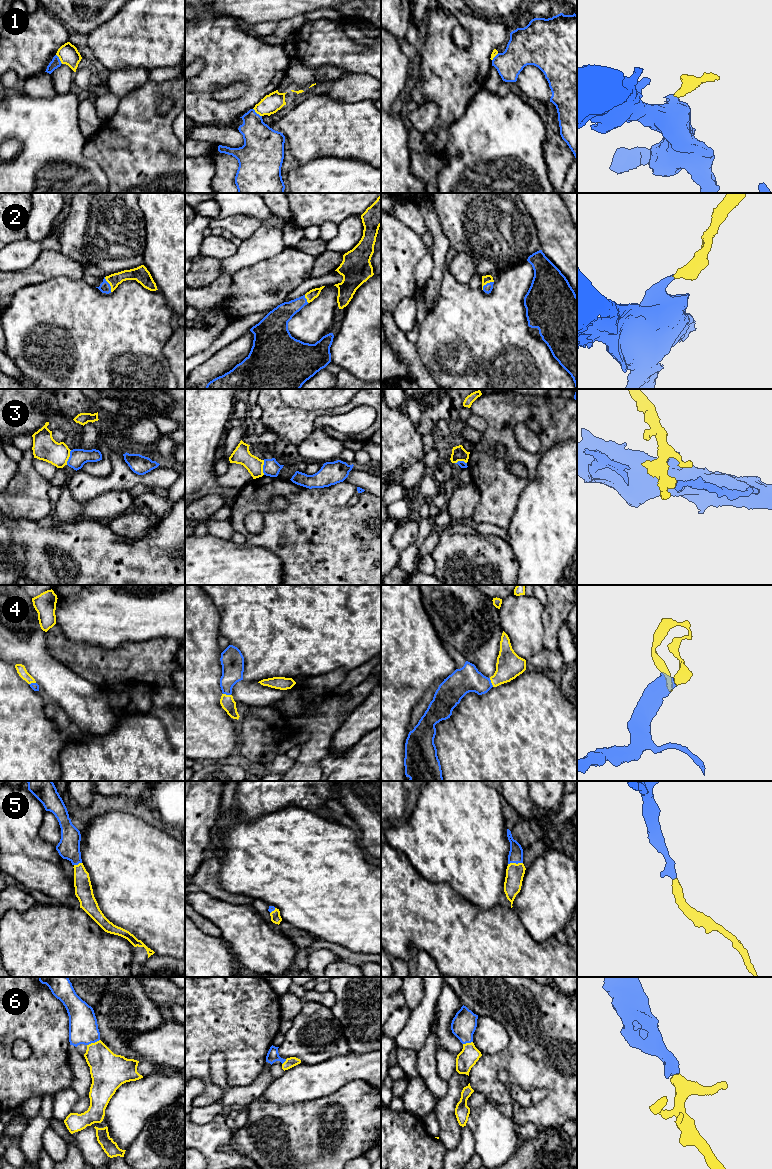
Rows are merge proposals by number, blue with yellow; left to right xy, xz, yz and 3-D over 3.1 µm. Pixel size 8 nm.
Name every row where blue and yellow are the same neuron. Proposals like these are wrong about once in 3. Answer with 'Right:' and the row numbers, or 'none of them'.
Right: 2, 4, 5, 6

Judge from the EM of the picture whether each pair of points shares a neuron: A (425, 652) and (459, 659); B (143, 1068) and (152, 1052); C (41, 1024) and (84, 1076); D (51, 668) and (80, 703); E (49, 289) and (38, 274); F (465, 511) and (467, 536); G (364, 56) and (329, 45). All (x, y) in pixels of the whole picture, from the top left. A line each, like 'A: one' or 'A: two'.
A: two
B: two
C: two
D: one
E: two
F: two
G: one

